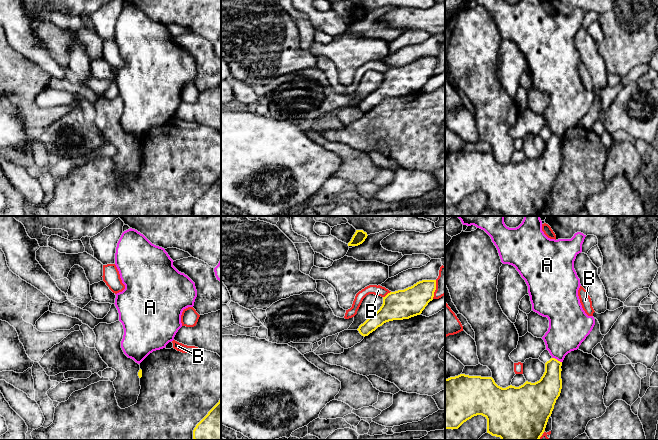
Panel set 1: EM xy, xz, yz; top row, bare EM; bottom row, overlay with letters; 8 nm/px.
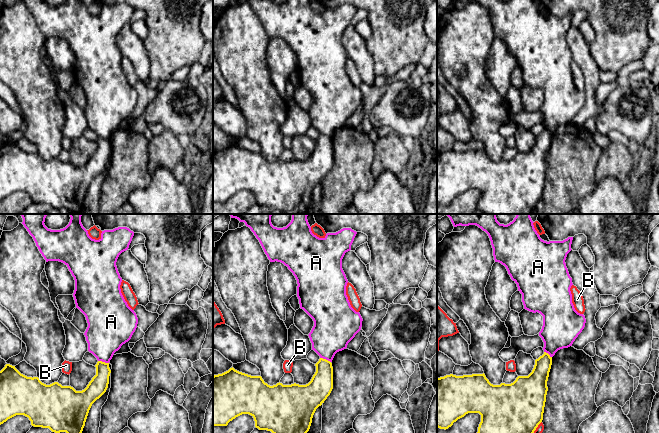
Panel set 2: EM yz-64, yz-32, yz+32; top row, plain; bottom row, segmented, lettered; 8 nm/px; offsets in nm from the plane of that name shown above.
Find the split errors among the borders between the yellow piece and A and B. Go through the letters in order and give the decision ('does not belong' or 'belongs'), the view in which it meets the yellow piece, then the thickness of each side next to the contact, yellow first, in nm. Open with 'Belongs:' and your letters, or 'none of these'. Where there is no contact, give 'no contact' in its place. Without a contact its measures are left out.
Belongs: none of these
A: does not belong; contact in yz; calibres 200 and 300 nm
B: does not belong; contact in xz; calibres 240 and 80 nm

